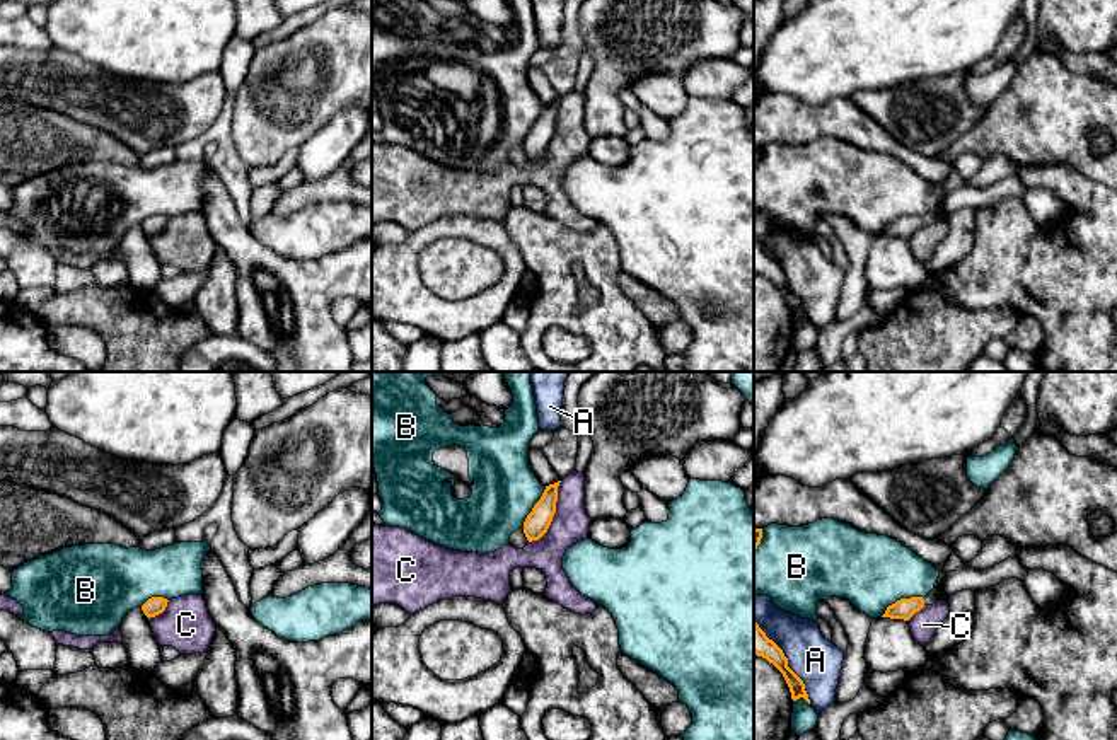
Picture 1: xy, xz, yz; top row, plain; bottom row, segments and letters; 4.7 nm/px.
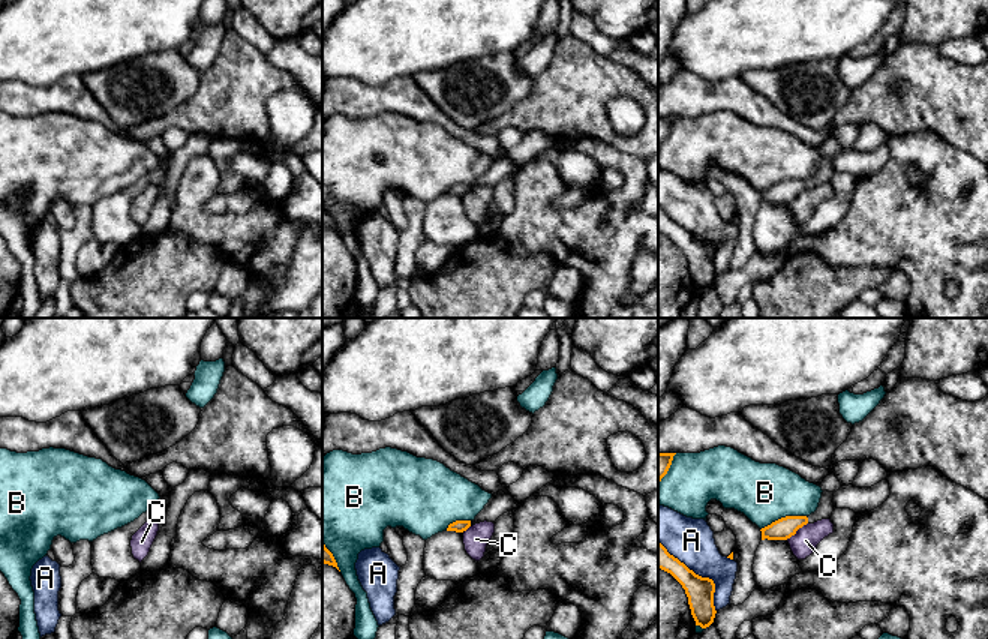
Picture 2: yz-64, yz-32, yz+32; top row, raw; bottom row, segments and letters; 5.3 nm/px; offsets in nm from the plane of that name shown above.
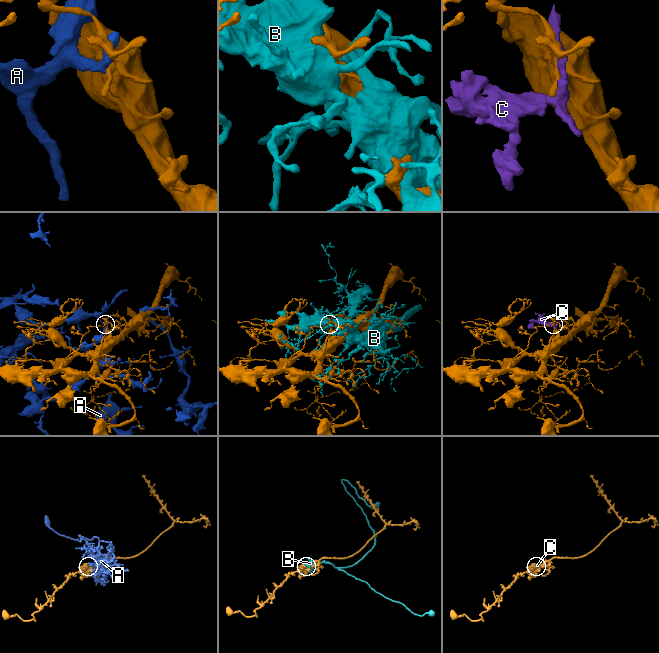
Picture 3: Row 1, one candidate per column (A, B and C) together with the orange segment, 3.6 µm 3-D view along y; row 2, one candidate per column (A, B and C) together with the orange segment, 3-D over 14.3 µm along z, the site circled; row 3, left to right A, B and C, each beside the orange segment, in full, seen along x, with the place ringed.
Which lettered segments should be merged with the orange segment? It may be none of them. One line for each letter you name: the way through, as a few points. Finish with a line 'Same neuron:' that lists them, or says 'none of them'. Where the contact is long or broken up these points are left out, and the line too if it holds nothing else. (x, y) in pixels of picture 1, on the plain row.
Same neuron: none of them

